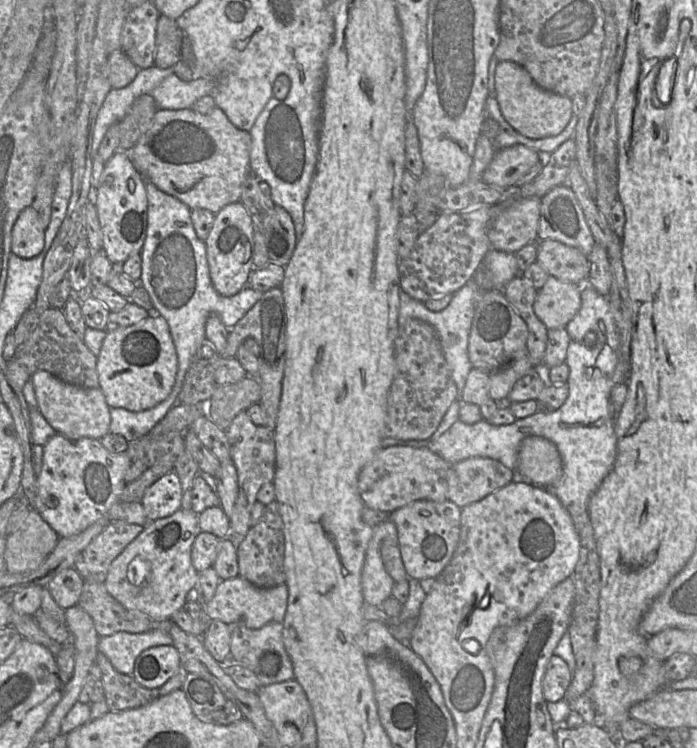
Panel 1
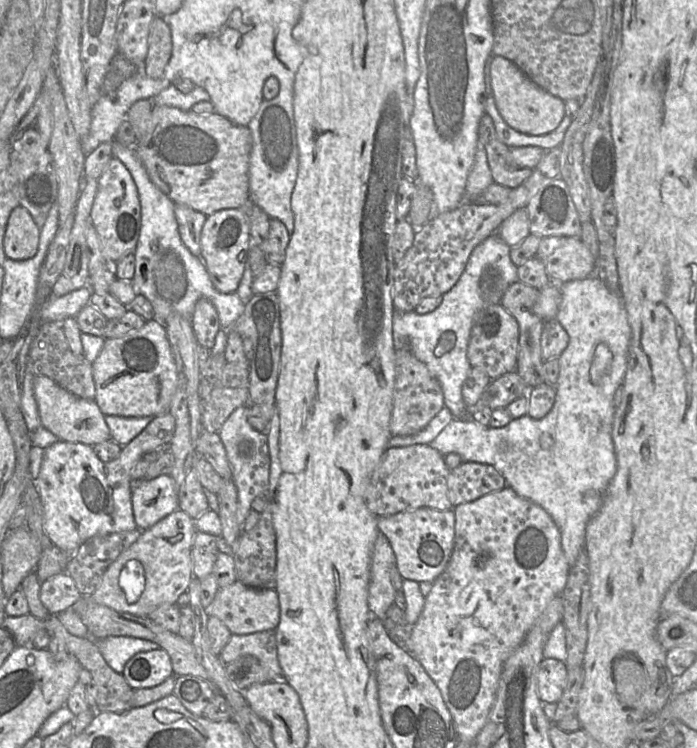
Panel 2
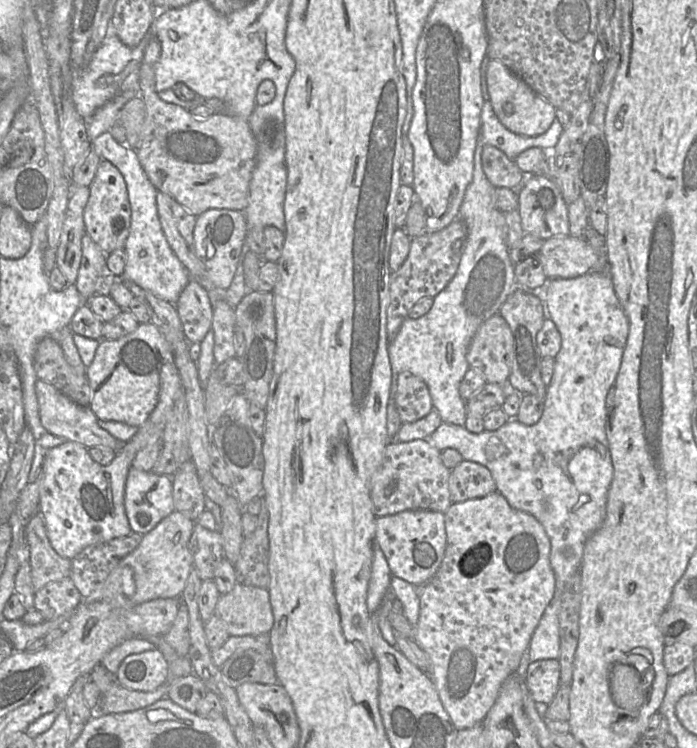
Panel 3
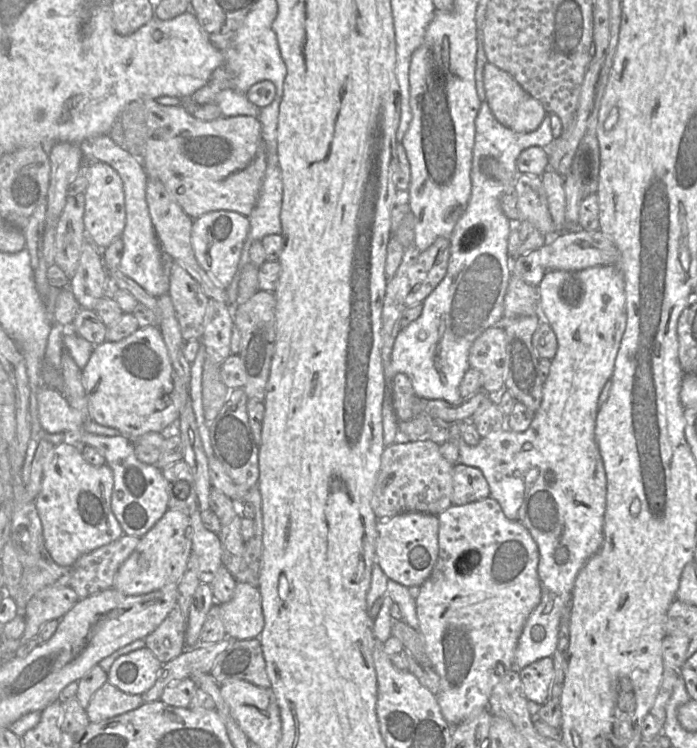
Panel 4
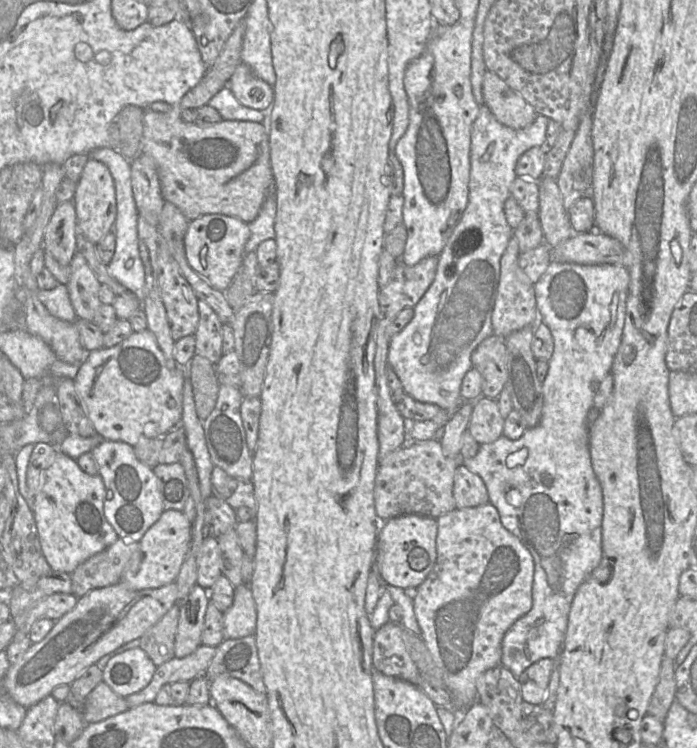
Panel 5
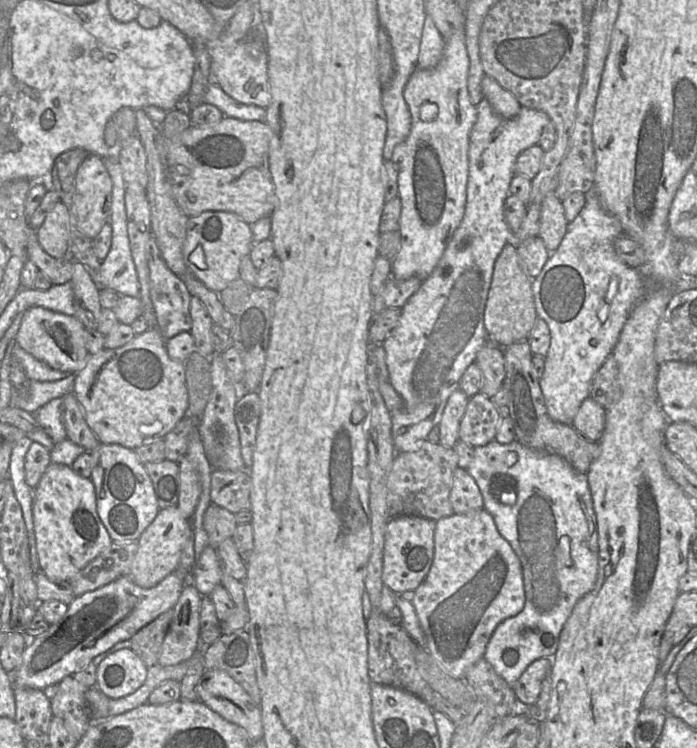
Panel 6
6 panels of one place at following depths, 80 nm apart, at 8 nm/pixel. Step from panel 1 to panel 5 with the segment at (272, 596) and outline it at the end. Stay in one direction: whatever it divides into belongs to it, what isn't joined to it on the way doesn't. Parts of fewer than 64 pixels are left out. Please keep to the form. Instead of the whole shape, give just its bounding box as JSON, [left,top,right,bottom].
[223,583,257,638]

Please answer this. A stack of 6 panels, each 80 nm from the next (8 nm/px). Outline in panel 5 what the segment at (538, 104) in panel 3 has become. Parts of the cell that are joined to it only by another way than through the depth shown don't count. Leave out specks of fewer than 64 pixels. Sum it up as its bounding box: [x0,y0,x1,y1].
[482,71,538,129]

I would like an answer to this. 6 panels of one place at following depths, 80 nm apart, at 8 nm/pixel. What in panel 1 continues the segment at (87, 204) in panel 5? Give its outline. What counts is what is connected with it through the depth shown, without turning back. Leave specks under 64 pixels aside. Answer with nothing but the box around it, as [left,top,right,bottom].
[94,151,147,266]

